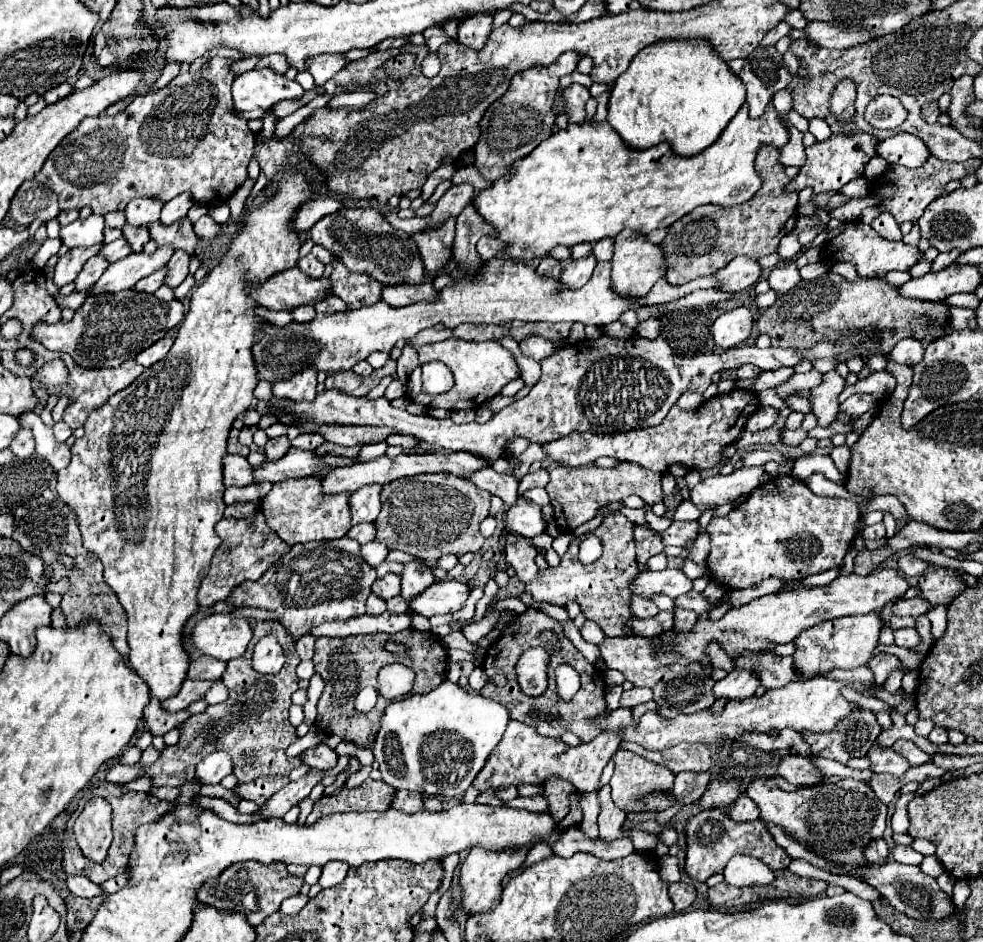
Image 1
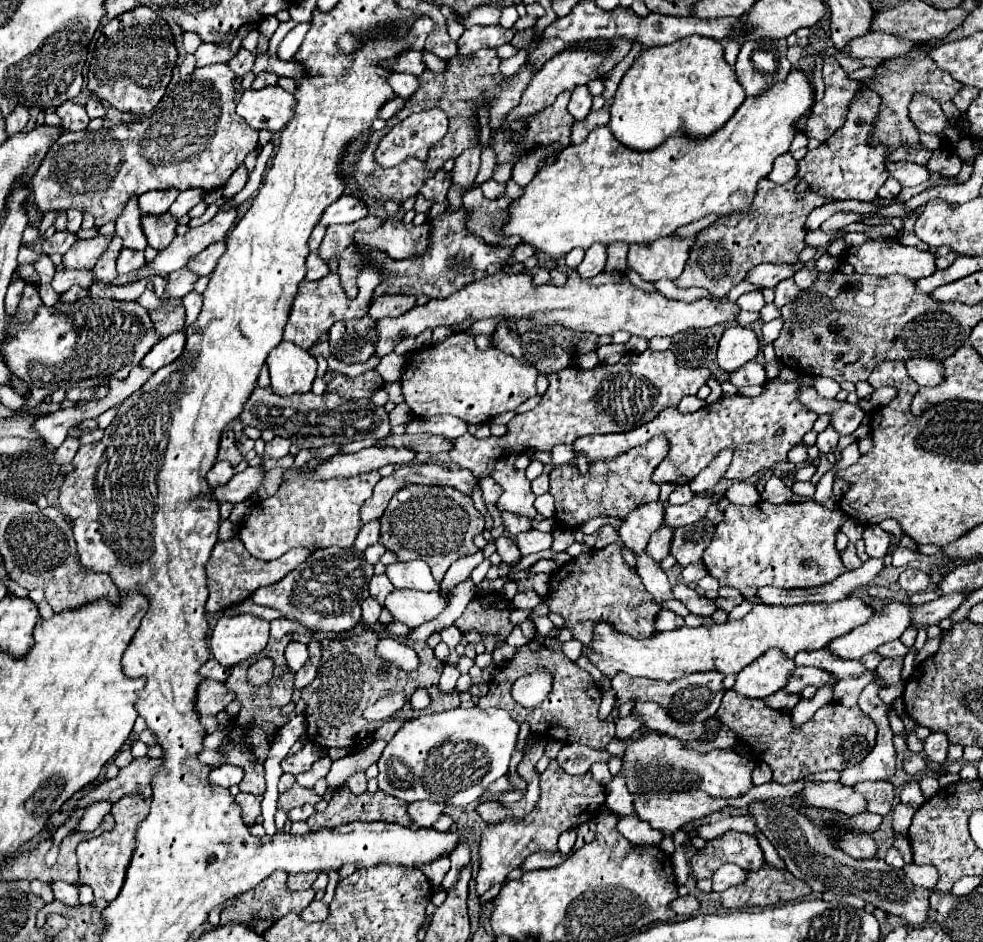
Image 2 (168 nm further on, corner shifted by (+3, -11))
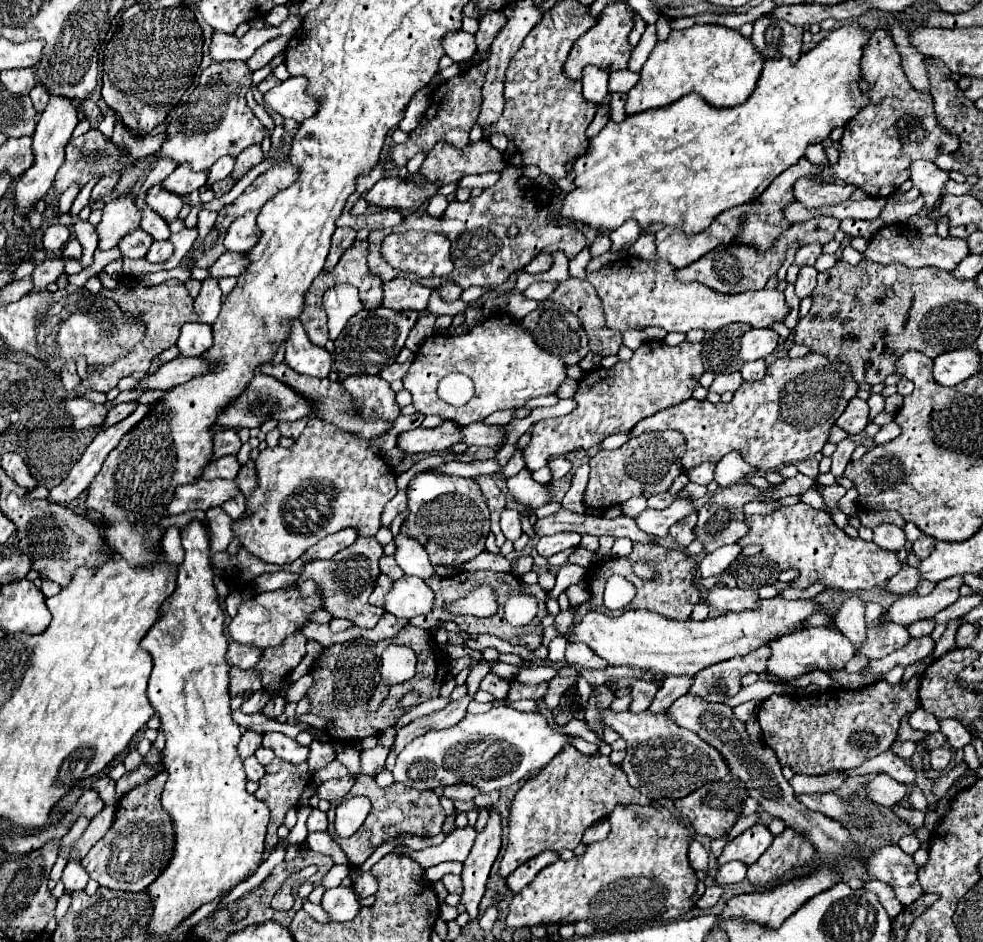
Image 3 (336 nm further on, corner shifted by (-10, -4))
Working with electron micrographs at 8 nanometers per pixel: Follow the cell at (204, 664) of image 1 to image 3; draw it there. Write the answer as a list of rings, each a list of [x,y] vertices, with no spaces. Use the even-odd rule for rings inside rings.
[[[229,643],[229,651],[227,651],[227,661],[231,665],[237,665],[241,669],[251,669],[257,665],[257,661],[261,659],[261,649],[253,647],[253,645],[243,645],[243,643]]]

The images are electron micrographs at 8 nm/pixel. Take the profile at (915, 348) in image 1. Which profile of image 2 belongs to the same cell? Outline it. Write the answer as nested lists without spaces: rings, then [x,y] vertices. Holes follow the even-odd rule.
[[[910,358],[910,360],[904,360],[904,366],[910,378],[920,386],[936,386],[938,382],[942,382],[940,362],[934,362],[928,358]]]

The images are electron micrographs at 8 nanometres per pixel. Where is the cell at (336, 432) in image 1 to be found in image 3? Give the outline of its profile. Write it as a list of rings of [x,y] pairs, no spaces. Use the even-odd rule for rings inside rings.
[[[483,421],[463,427],[463,437],[467,445],[487,445],[487,447],[495,447],[507,441],[507,433],[503,431],[501,425],[487,425]]]

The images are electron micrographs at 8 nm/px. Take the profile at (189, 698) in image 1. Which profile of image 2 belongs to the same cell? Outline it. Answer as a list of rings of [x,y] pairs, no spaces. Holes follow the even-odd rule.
[[[202,680],[194,700],[194,708],[200,716],[214,716],[220,710],[224,710],[232,700],[234,700],[234,694],[230,694],[222,682]]]

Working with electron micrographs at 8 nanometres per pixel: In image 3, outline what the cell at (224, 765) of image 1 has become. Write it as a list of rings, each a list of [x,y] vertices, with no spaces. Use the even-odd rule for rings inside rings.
[[[247,757],[245,759],[245,773],[247,773],[247,779],[261,781],[265,775],[265,767],[255,757]]]

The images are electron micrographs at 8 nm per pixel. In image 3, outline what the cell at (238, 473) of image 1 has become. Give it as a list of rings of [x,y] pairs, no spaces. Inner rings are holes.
[[[225,455],[217,461],[207,463],[207,467],[201,473],[201,479],[235,479],[235,475],[239,473],[239,463],[235,459],[235,455]]]

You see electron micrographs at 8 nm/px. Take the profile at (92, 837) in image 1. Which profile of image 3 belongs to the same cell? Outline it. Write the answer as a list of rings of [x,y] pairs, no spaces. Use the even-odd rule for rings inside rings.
[[[161,771],[153,779],[149,779],[147,783],[137,785],[135,789],[127,791],[119,799],[119,803],[117,803],[115,821],[113,821],[111,829],[107,831],[107,835],[103,839],[97,841],[97,847],[93,847],[87,853],[87,857],[81,861],[81,865],[87,871],[87,875],[91,879],[95,879],[101,887],[107,887],[107,889],[125,889],[125,891],[143,891],[169,865],[169,861],[173,857],[173,851],[175,851],[175,829],[173,829],[171,815],[161,805],[161,791],[163,791],[165,781],[167,781],[167,771]]]

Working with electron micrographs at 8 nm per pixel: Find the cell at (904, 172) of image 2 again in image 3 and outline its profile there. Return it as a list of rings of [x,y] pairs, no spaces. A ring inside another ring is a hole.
[[[915,161],[911,165],[911,181],[925,197],[927,209],[933,209],[935,201],[943,195],[945,183],[949,181],[949,173],[935,167],[931,161]]]

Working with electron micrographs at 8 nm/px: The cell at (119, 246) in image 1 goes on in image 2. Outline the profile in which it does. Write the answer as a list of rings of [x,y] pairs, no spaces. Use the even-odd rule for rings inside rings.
[[[124,248],[124,250],[118,254],[116,268],[118,268],[118,274],[128,274],[128,272],[132,272],[132,270],[140,268],[144,262],[146,262],[146,258],[144,258],[144,252],[138,252],[138,250]]]

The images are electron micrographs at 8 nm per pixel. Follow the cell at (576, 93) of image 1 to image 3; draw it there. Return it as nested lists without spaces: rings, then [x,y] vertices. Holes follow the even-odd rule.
[[[587,65],[583,69],[583,77],[581,77],[581,83],[583,83],[583,95],[587,101],[593,101],[593,103],[603,103],[603,99],[607,97],[607,83],[609,83],[609,73],[599,69],[599,67],[593,67],[593,65]]]

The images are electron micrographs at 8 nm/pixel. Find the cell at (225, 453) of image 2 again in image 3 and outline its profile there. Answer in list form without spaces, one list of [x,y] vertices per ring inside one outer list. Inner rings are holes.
[[[219,429],[213,439],[213,459],[219,459],[223,455],[235,455],[241,447],[237,431],[223,431]]]

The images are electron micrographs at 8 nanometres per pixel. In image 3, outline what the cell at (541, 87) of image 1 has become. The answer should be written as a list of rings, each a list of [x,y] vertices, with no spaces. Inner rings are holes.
[[[619,1],[619,3],[611,3],[607,5],[601,15],[597,17],[597,23],[585,33],[581,35],[569,57],[567,57],[567,63],[565,63],[565,73],[571,77],[571,79],[579,79],[581,71],[585,65],[595,65],[599,69],[605,69],[607,73],[611,71],[621,71],[621,69],[627,69],[627,61],[631,57],[631,45],[627,43],[627,37],[635,25],[635,19],[633,19],[635,11],[625,3],[625,1]]]

